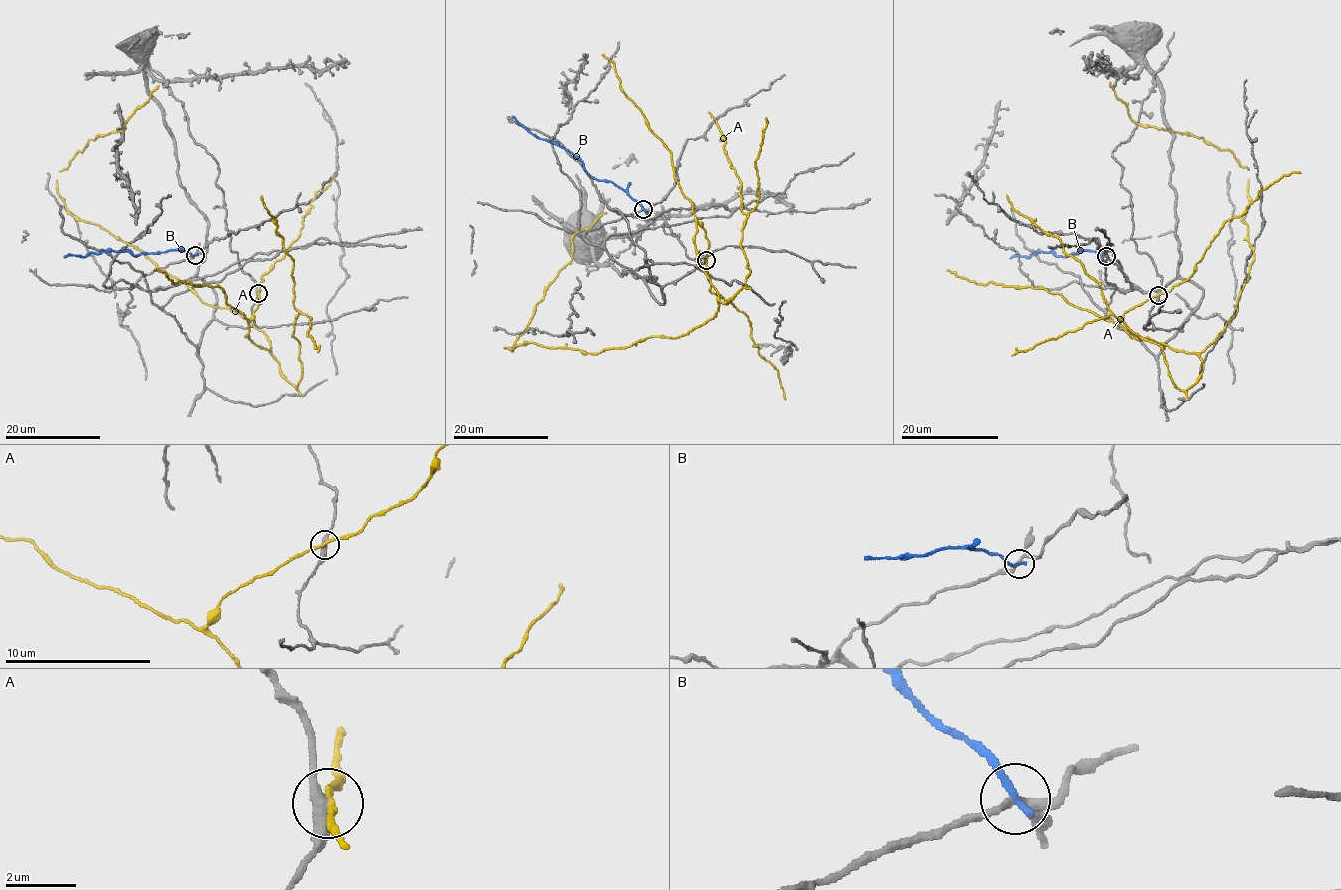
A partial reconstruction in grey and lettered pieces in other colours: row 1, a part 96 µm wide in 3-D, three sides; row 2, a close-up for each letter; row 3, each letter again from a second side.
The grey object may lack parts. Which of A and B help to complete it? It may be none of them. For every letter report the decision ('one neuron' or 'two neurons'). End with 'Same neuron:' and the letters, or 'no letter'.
A: two neurons
B: two neurons
Same neuron: no letter

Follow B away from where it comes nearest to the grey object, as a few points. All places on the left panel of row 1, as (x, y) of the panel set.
B: (195, 255), (183, 250), (167, 250), (136, 256), (129, 251), (105, 250), (65, 257)

